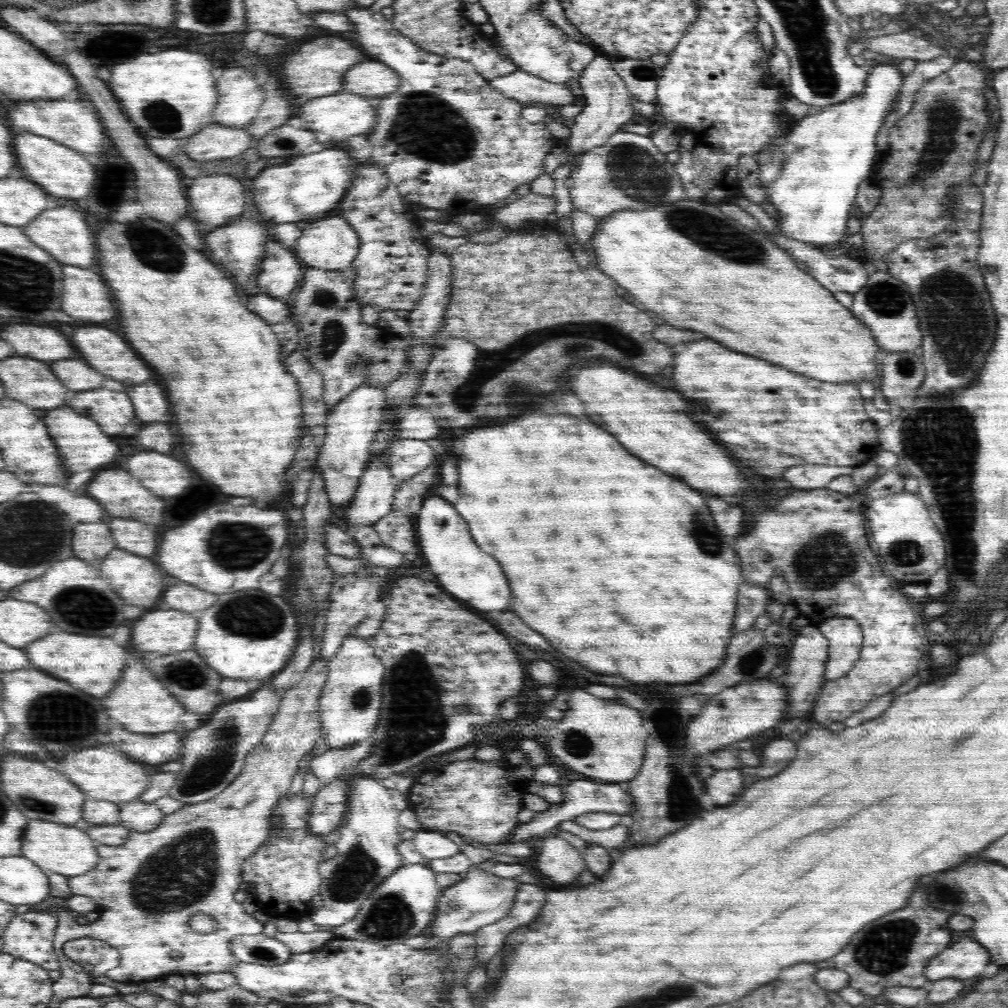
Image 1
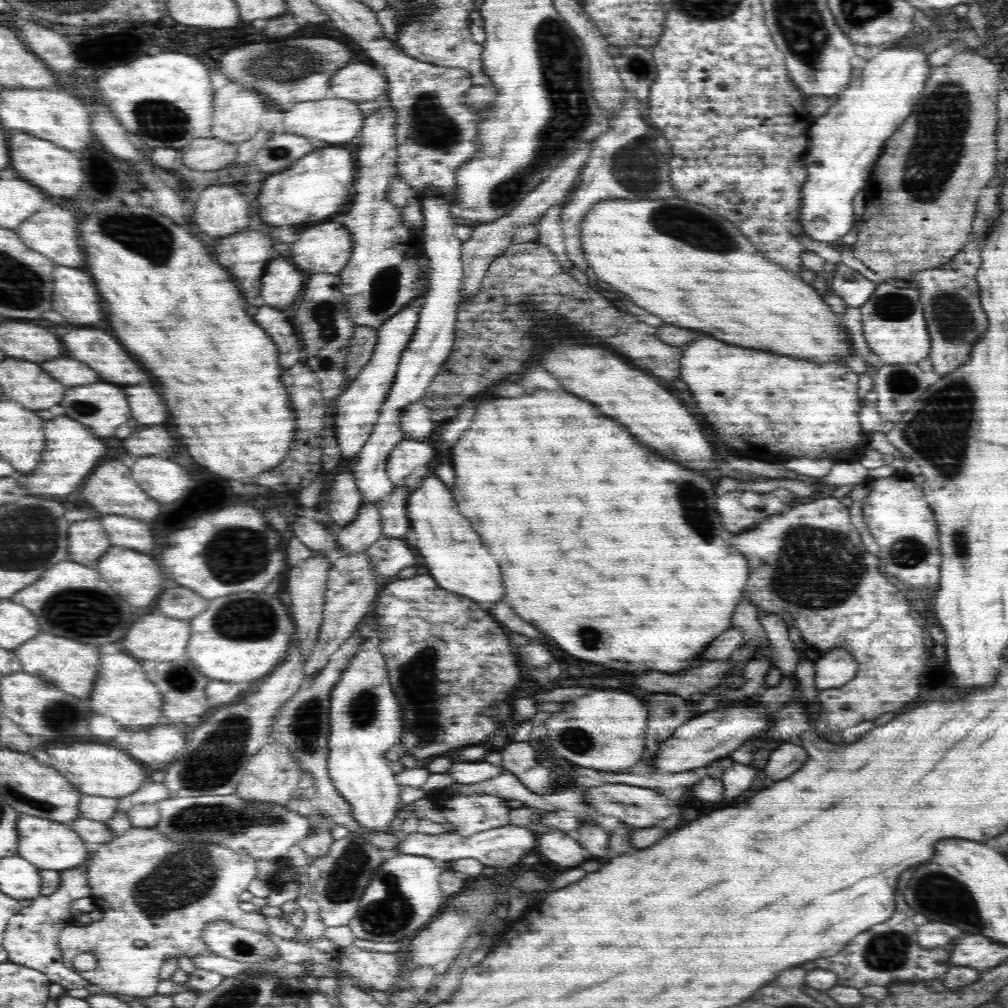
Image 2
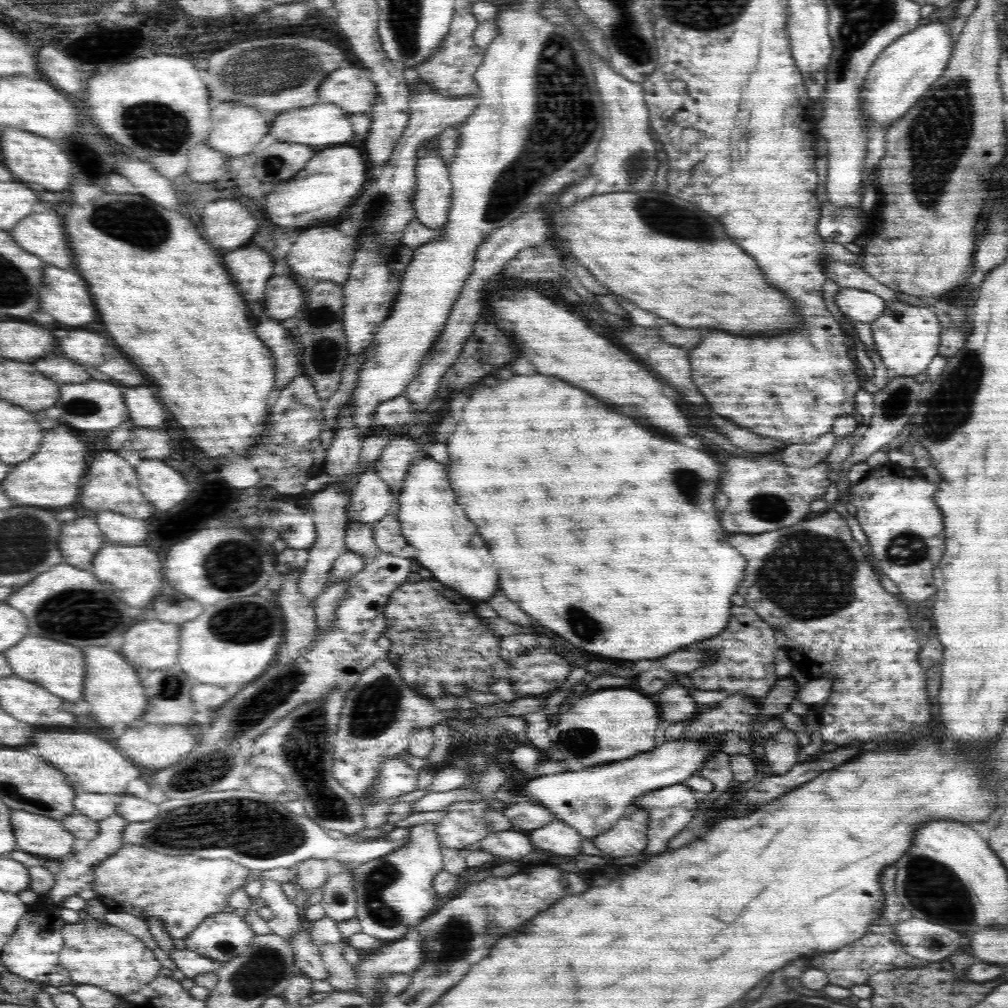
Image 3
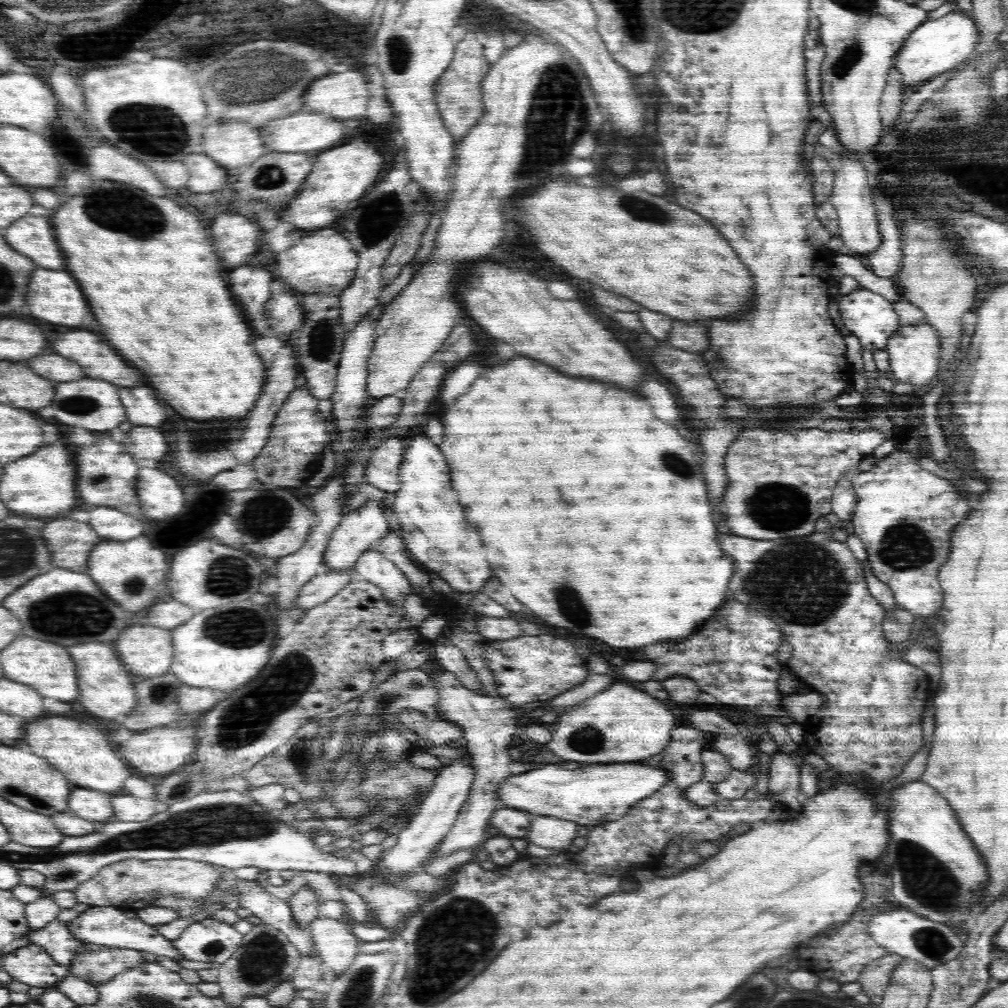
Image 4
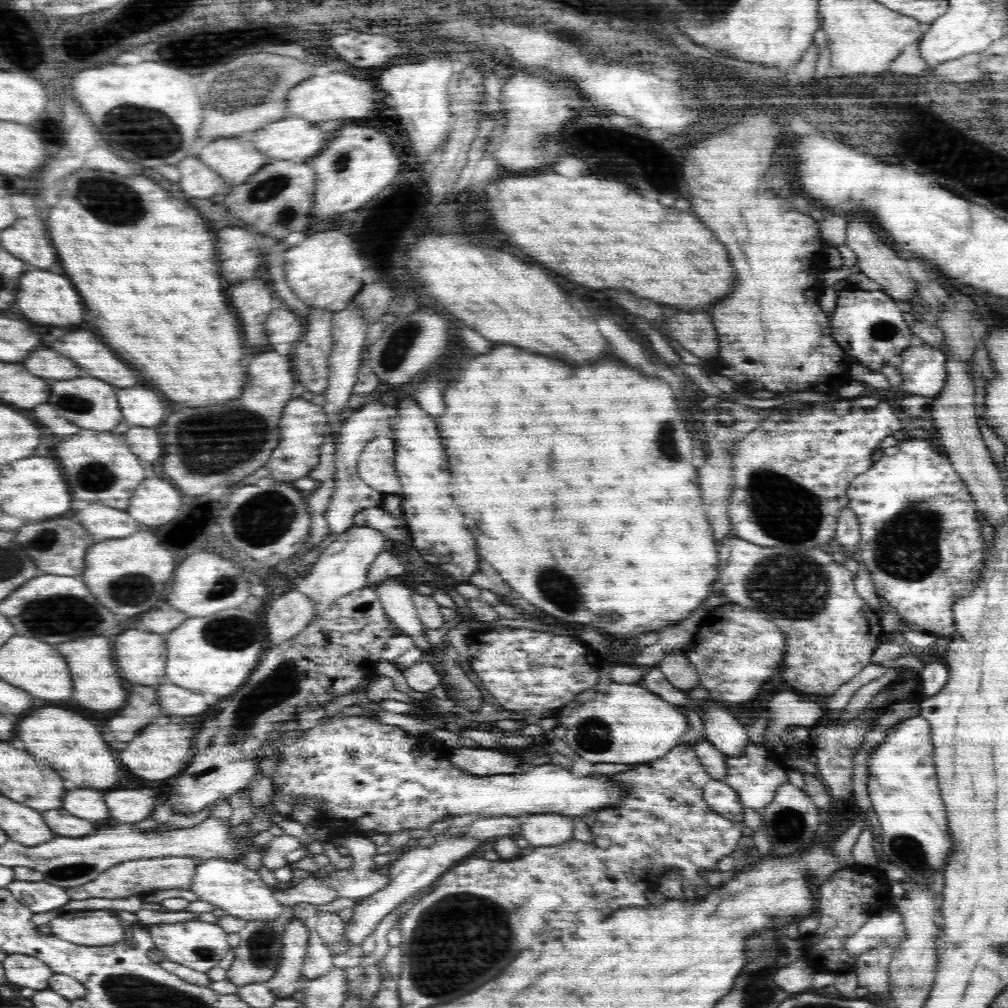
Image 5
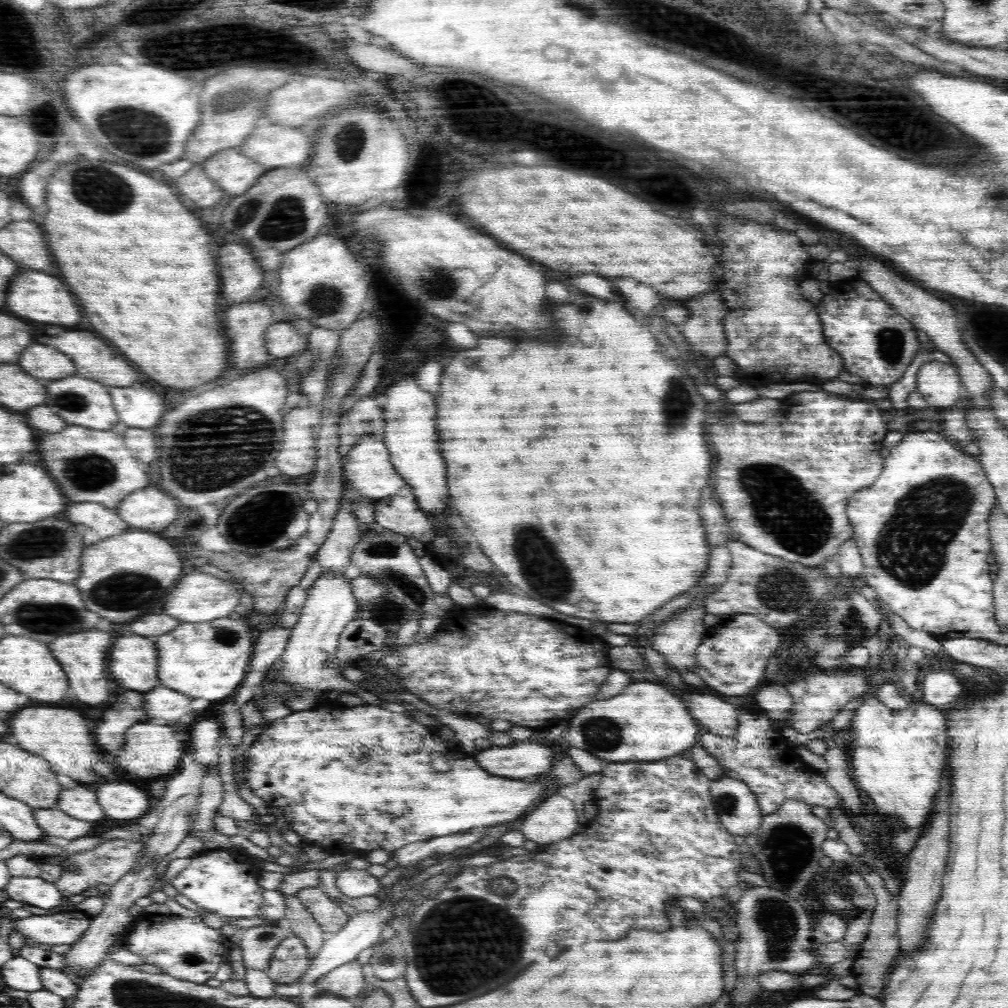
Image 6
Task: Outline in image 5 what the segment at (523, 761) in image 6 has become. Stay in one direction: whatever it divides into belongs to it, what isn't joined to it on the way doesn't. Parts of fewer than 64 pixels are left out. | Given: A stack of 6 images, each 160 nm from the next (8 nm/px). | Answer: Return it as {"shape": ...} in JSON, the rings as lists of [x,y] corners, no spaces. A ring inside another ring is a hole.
{"shape":[[[466,748],[453,750],[447,760],[452,760],[459,772],[468,772],[472,776],[494,776],[494,774],[514,774],[520,759],[514,754],[504,754],[497,750],[484,748]]]}

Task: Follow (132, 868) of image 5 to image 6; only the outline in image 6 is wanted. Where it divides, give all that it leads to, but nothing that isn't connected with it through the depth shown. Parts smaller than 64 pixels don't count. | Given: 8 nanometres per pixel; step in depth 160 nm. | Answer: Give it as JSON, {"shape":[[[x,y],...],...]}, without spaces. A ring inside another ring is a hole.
{"shape":[[[123,835],[119,839],[112,839],[95,847],[93,850],[88,850],[86,854],[77,854],[78,867],[81,870],[78,873],[66,873],[60,875],[56,882],[53,882],[63,896],[69,897],[74,894],[84,892],[86,888],[94,888],[96,884],[117,884],[126,874],[130,873],[132,868],[136,868],[136,860],[142,852],[144,844],[138,842],[126,842]]]}

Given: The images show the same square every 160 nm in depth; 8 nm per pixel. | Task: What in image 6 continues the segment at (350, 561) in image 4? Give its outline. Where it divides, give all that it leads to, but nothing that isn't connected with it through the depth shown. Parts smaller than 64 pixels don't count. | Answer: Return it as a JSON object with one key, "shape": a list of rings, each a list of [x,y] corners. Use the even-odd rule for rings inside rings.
{"shape":[[[352,570],[349,573],[323,571],[311,588],[306,590],[307,598],[301,609],[301,615],[291,630],[285,651],[281,656],[284,659],[284,675],[290,683],[297,686],[325,687],[327,692],[342,690],[360,697],[365,692],[358,682],[341,680],[336,670],[325,664],[325,660],[337,647],[339,632],[350,622],[351,618],[354,618],[354,611],[360,604],[353,594],[353,575]]]}

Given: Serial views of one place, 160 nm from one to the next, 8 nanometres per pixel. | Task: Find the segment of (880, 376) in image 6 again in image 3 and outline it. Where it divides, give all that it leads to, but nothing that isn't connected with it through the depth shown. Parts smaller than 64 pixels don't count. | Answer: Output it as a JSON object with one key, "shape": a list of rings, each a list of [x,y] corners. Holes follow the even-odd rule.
{"shape":[[[842,287],[836,296],[841,315],[857,322],[870,324],[885,307],[884,300],[872,291],[857,287]]]}

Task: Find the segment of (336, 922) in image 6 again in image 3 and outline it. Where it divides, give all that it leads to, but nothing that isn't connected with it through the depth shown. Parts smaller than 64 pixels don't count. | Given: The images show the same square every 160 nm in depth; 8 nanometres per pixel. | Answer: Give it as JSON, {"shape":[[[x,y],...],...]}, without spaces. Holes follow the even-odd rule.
{"shape":[[[346,943],[323,944],[319,949],[325,967],[329,971],[328,981],[333,987],[333,991],[348,992],[354,990],[356,971],[353,965],[344,958],[344,947]]]}

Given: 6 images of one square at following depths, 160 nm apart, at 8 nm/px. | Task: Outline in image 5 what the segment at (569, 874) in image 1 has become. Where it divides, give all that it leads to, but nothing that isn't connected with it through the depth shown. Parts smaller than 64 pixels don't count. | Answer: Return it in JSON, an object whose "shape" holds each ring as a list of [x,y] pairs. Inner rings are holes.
{"shape":[[[560,814],[527,815],[520,825],[520,836],[530,841],[534,848],[555,845],[573,838],[573,818]]]}

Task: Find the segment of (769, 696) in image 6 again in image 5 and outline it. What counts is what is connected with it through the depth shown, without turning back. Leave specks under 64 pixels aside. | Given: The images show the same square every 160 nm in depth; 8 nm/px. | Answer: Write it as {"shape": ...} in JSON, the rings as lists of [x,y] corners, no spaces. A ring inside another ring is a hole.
{"shape":[[[794,690],[776,693],[768,710],[772,716],[767,728],[778,735],[791,725],[812,728],[823,716],[823,709],[815,698],[803,700]]]}

